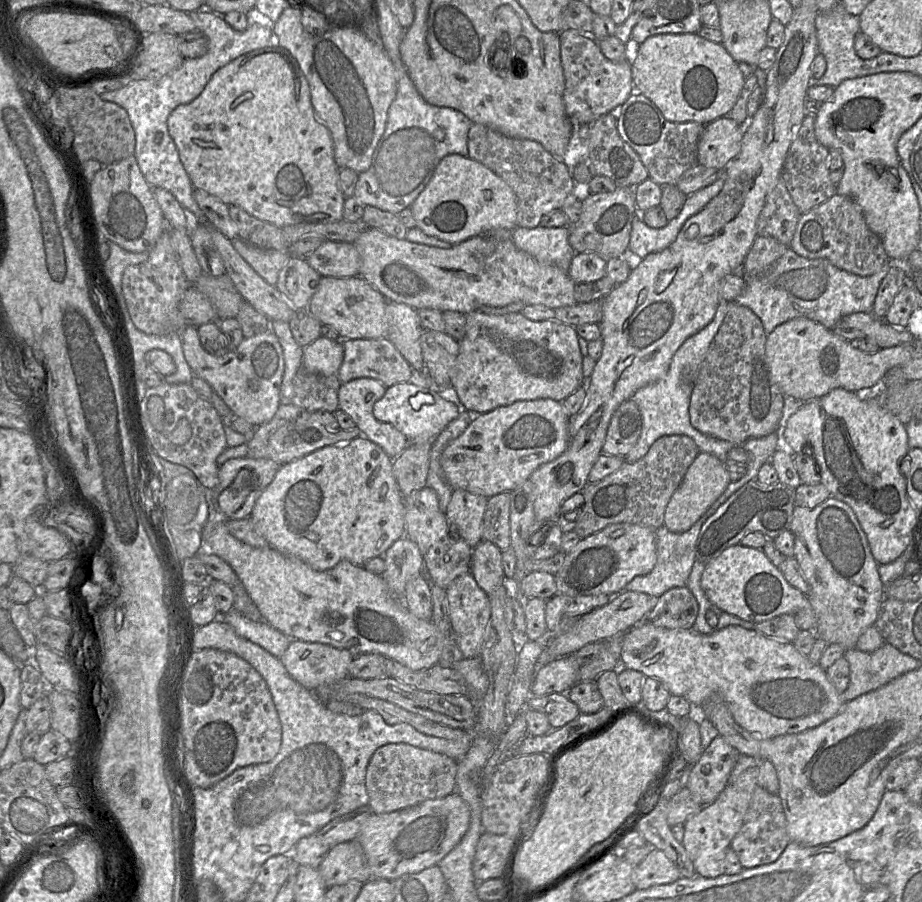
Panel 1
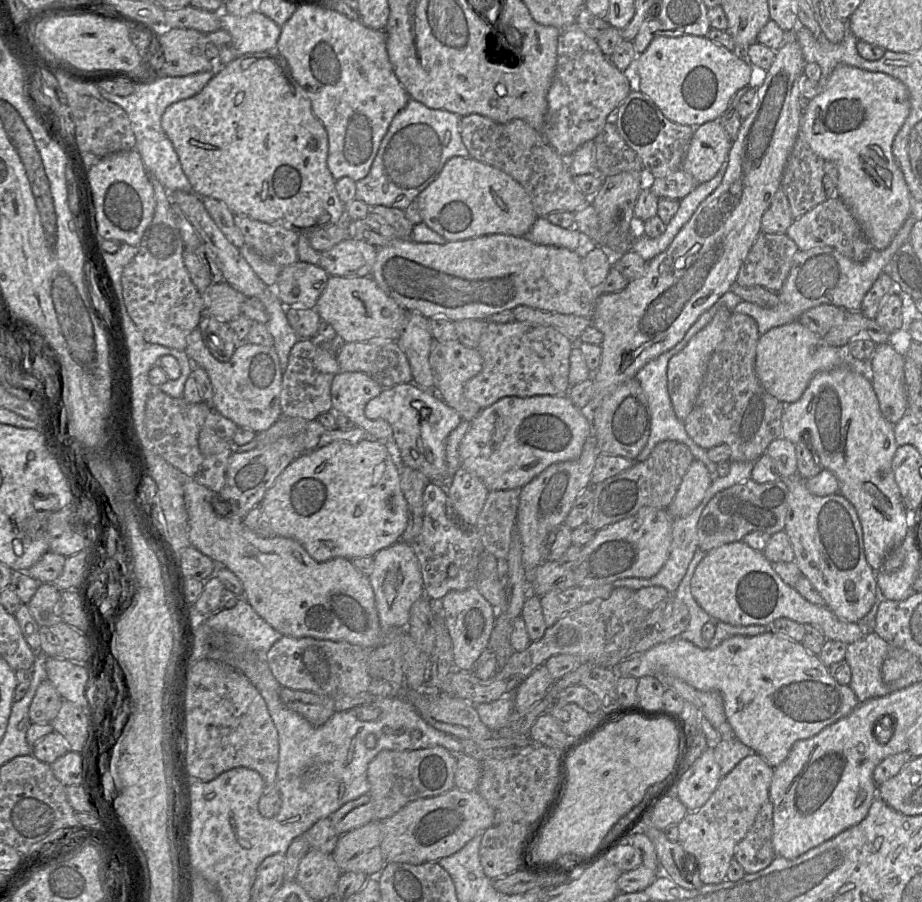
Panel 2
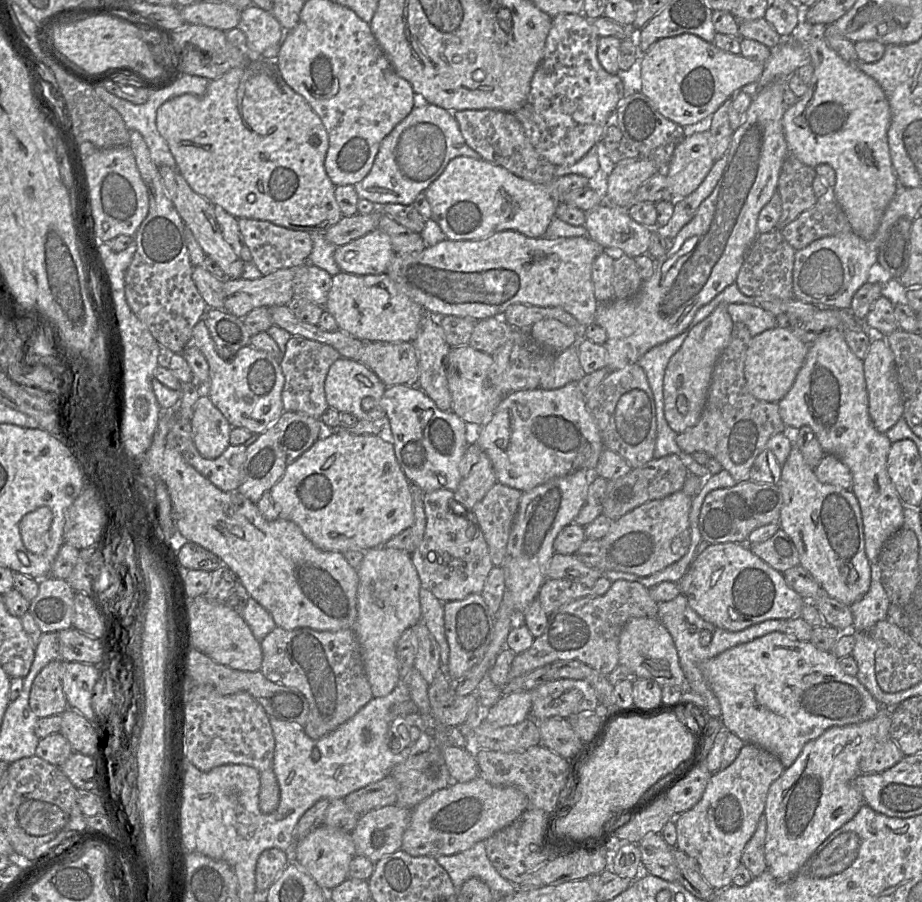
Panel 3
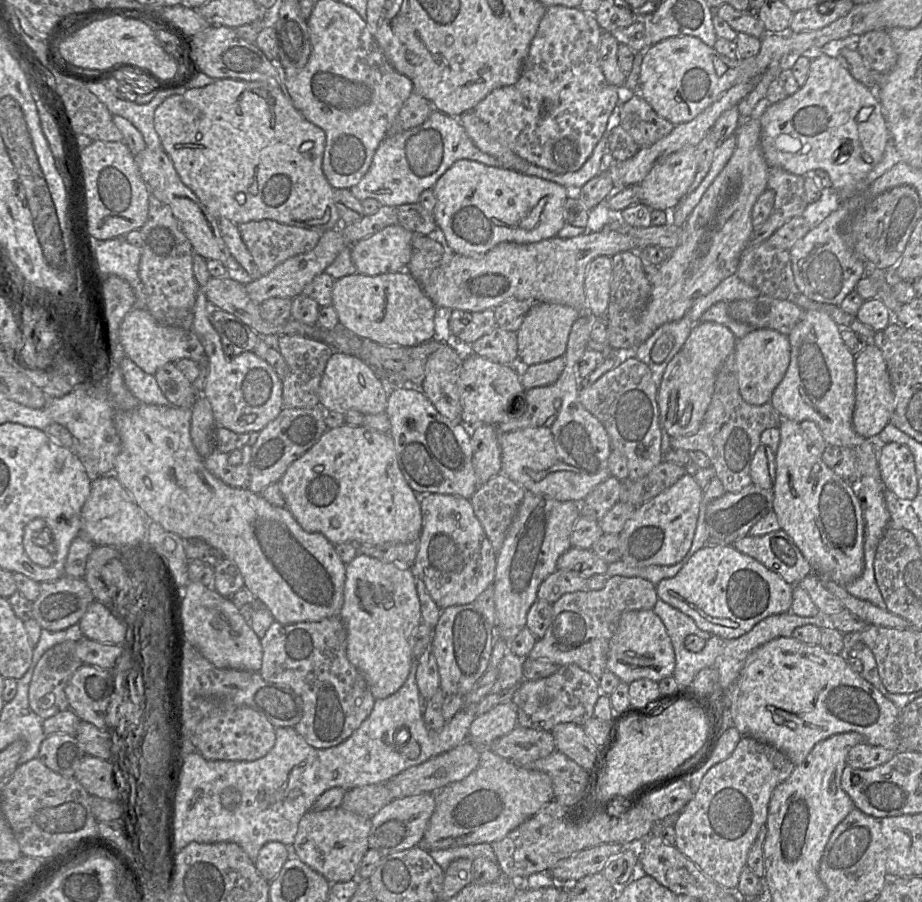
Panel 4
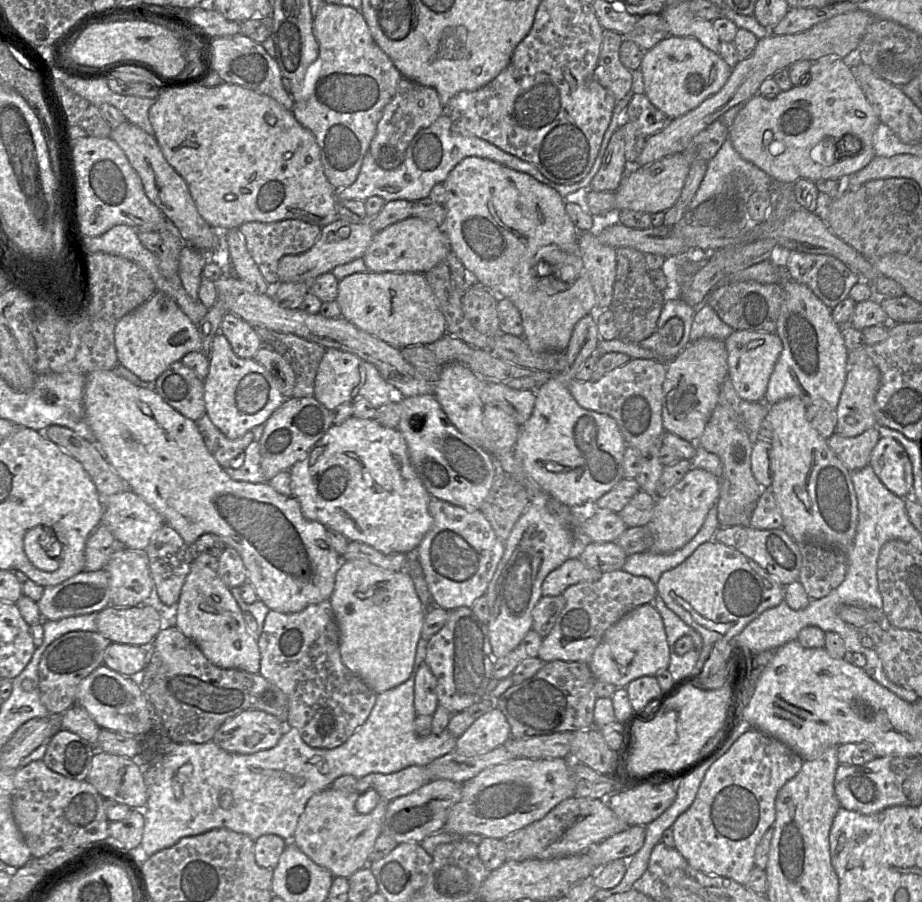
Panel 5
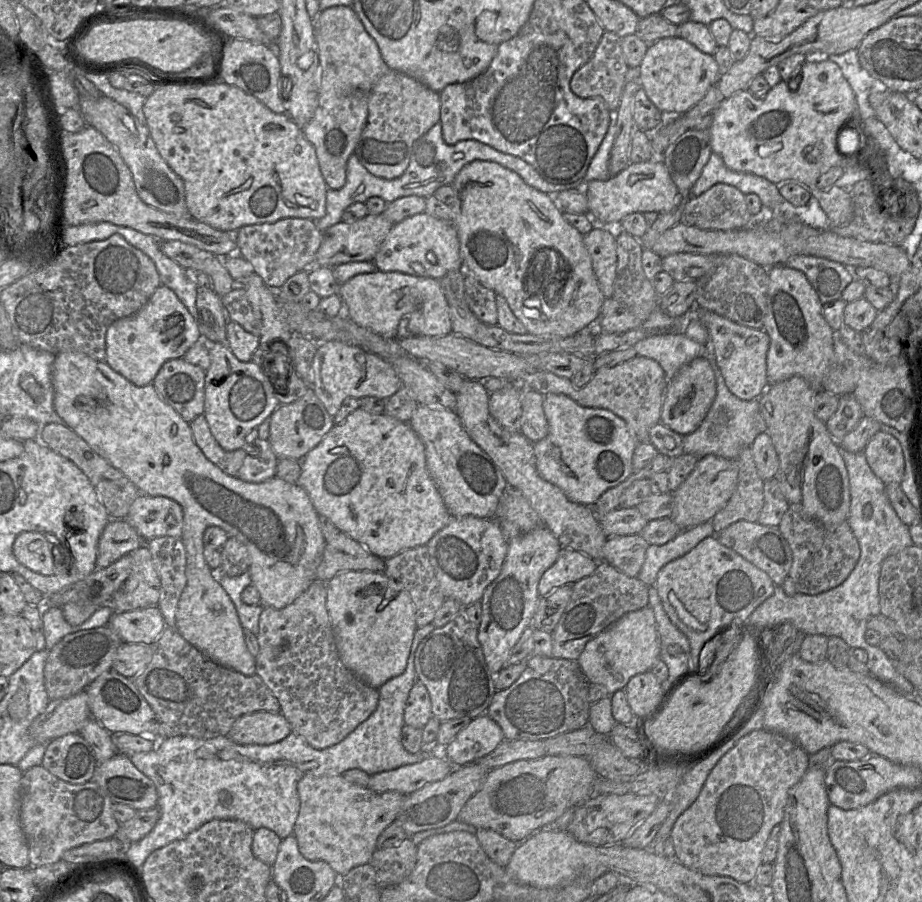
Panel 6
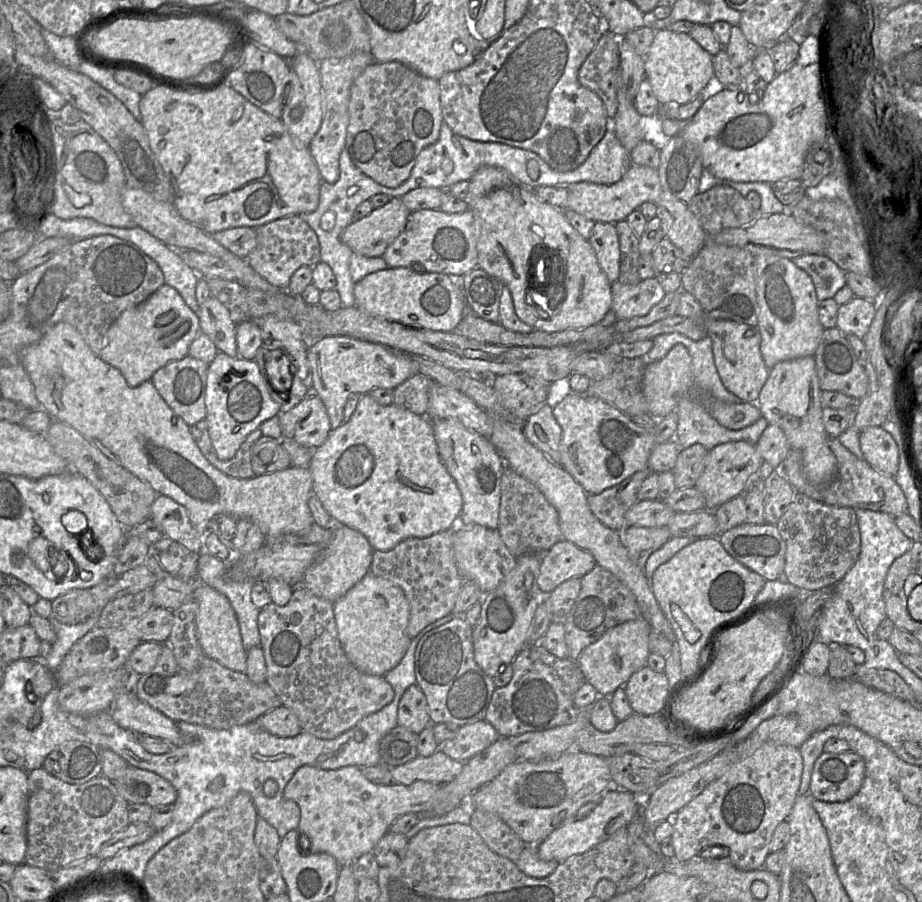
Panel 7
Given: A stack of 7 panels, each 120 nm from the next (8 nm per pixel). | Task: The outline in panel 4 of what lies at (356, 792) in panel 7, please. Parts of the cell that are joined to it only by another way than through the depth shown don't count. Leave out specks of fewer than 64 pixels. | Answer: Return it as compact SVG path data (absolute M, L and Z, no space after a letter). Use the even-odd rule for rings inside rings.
M342 807L309 810L301 818L294 841L296 856L323 875L331 884L356 879L363 856L369 849L371 818L363 817Z

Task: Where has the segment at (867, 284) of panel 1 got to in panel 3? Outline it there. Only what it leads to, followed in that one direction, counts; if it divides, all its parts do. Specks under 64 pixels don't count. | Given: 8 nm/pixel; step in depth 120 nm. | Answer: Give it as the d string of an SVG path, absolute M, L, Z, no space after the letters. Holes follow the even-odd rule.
M851 231L820 238L805 248L797 250L792 273L794 298L801 302L814 304L820 310L849 309L853 295L868 281L869 270L877 262L878 248L882 240L883 236L874 236L866 240ZM730 303L727 311L734 323L746 325L752 337L777 327L776 317L754 304Z

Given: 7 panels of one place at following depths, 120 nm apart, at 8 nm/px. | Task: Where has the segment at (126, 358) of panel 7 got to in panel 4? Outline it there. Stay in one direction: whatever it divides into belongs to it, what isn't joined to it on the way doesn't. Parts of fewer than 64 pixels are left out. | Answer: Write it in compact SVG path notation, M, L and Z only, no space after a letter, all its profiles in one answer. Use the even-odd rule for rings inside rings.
M132 309L126 314L119 328L119 342L125 357L153 376L162 366L180 359L206 364L204 348L192 330L160 324L146 309Z

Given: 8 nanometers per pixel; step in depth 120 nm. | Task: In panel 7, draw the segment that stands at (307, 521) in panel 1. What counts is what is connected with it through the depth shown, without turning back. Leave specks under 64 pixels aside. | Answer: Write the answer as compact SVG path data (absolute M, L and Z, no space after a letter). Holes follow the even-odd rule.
M364 394L346 423L331 431L326 441L313 450L309 470L315 494L334 523L363 534L374 550L387 551L408 538L426 538L453 528L463 508L461 492L443 464L431 419L390 404L380 405Z

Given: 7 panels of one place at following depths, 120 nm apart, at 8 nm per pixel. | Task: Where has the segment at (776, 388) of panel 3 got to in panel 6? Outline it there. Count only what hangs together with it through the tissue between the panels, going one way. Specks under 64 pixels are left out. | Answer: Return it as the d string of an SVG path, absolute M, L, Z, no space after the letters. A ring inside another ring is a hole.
M697 305L685 316L688 315L693 315L706 327L716 365L729 390L742 400L758 399L768 387L766 358L769 335L764 330L740 325Z

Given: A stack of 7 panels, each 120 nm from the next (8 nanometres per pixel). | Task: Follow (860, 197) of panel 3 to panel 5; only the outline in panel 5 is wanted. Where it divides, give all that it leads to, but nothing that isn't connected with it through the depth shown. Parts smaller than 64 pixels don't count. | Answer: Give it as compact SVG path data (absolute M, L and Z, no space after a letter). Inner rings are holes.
M836 55L812 62L807 85L794 86L773 99L759 93L738 112L728 131L734 149L774 180L841 179L875 157L873 135L880 123L850 66Z

